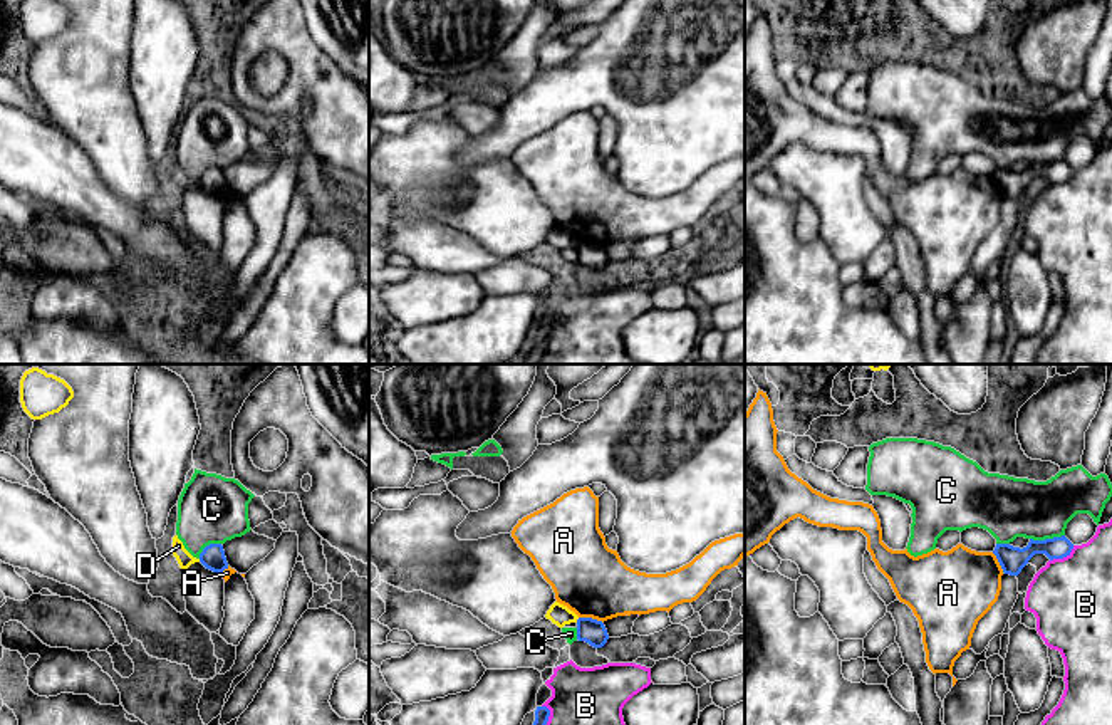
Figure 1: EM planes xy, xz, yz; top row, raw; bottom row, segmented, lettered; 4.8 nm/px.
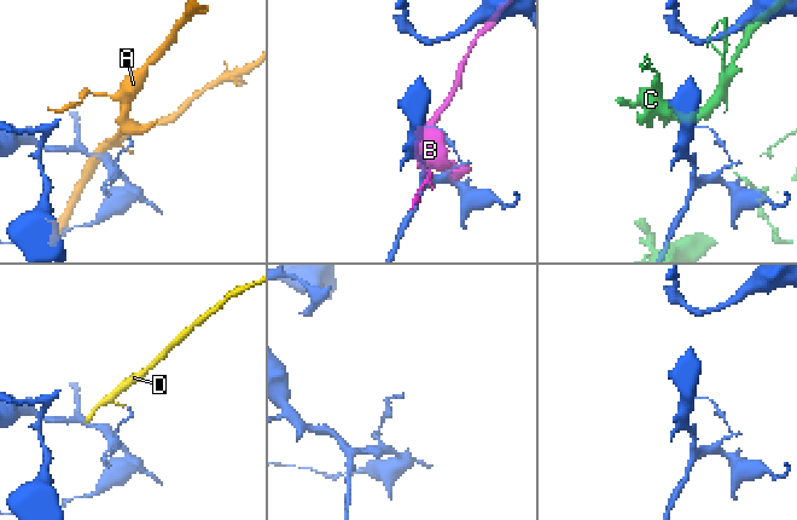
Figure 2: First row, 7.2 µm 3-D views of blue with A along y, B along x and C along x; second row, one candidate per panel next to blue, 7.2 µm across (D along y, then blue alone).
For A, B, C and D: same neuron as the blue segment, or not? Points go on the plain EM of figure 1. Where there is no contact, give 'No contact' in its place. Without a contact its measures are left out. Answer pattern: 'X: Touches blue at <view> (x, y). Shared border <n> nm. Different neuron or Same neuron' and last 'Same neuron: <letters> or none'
A: Touches blue at xz (591, 242). Shared border 120 nm. Different neuron
B: Touches blue at yz (1062, 182). Shared border 140 nm. Different neuron
C: Touches blue at yz (1047, 163). Shared border 170 nm. Different neuron
D: Touches blue at xz (577, 244). Shared border 30 nm. Different neuron
Same neuron: none

